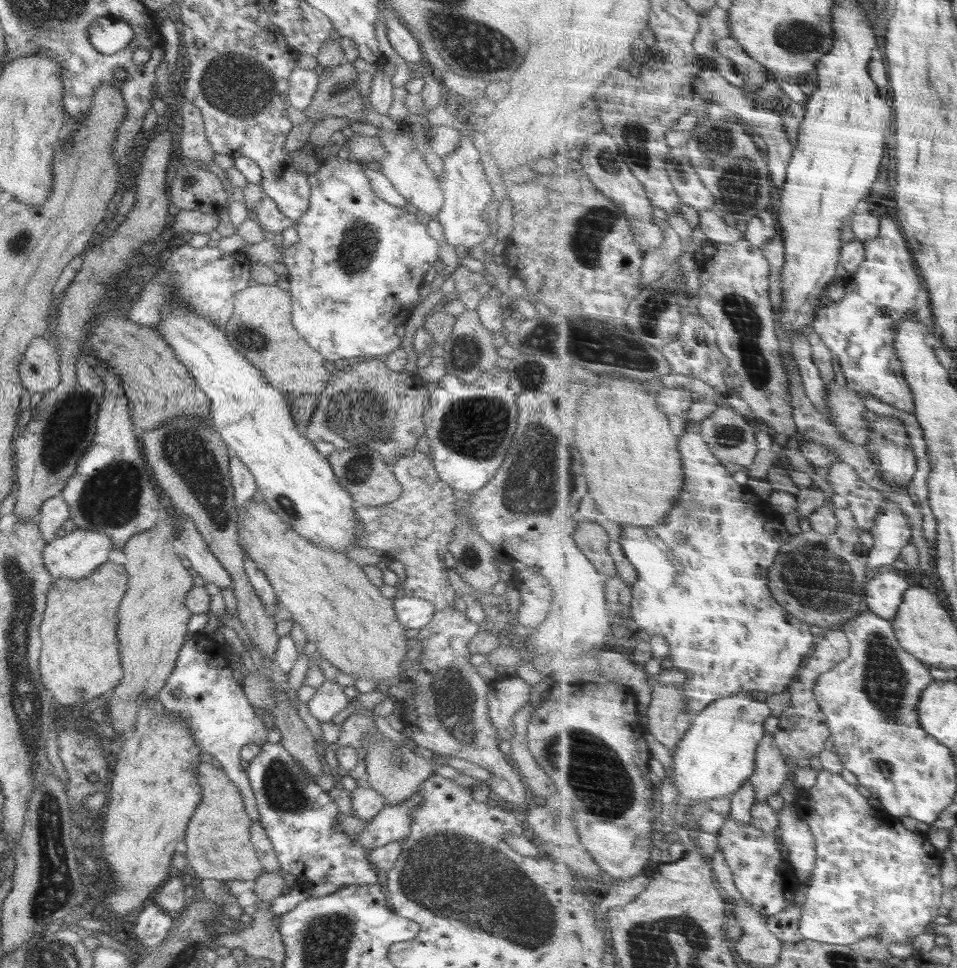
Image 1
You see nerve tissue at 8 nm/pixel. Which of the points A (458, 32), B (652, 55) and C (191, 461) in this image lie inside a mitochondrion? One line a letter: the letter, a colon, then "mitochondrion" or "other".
A: mitochondrion
B: other
C: mitochondrion

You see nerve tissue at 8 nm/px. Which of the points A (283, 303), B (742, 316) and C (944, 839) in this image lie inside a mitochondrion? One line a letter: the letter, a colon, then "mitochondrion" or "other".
A: other
B: mitochondrion
C: other

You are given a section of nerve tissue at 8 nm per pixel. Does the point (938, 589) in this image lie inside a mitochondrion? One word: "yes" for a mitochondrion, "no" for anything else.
no

